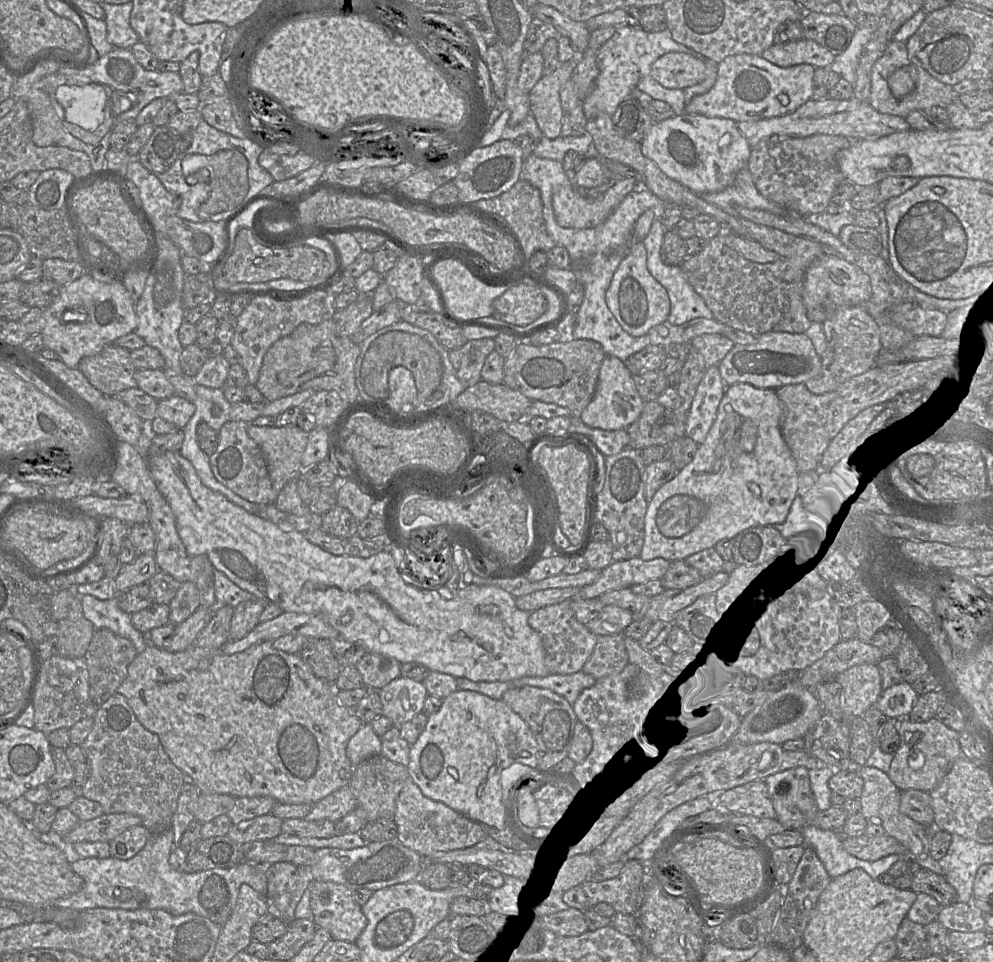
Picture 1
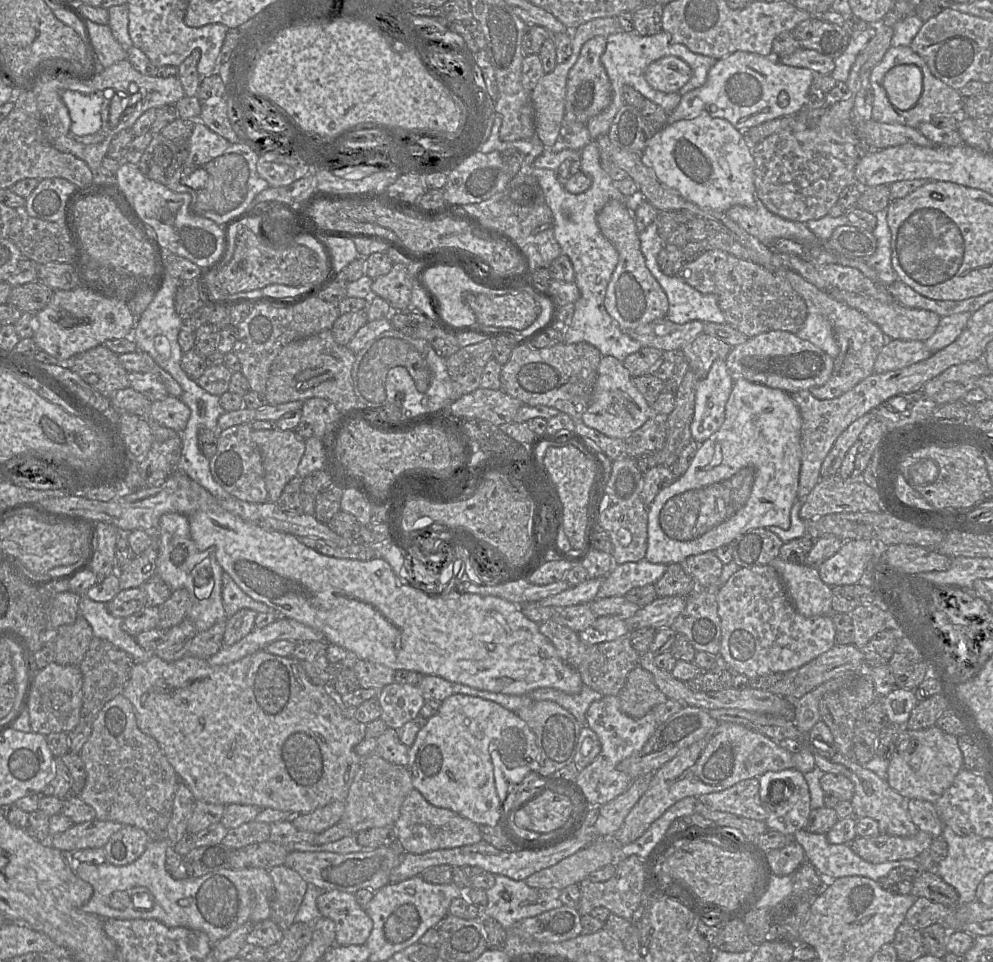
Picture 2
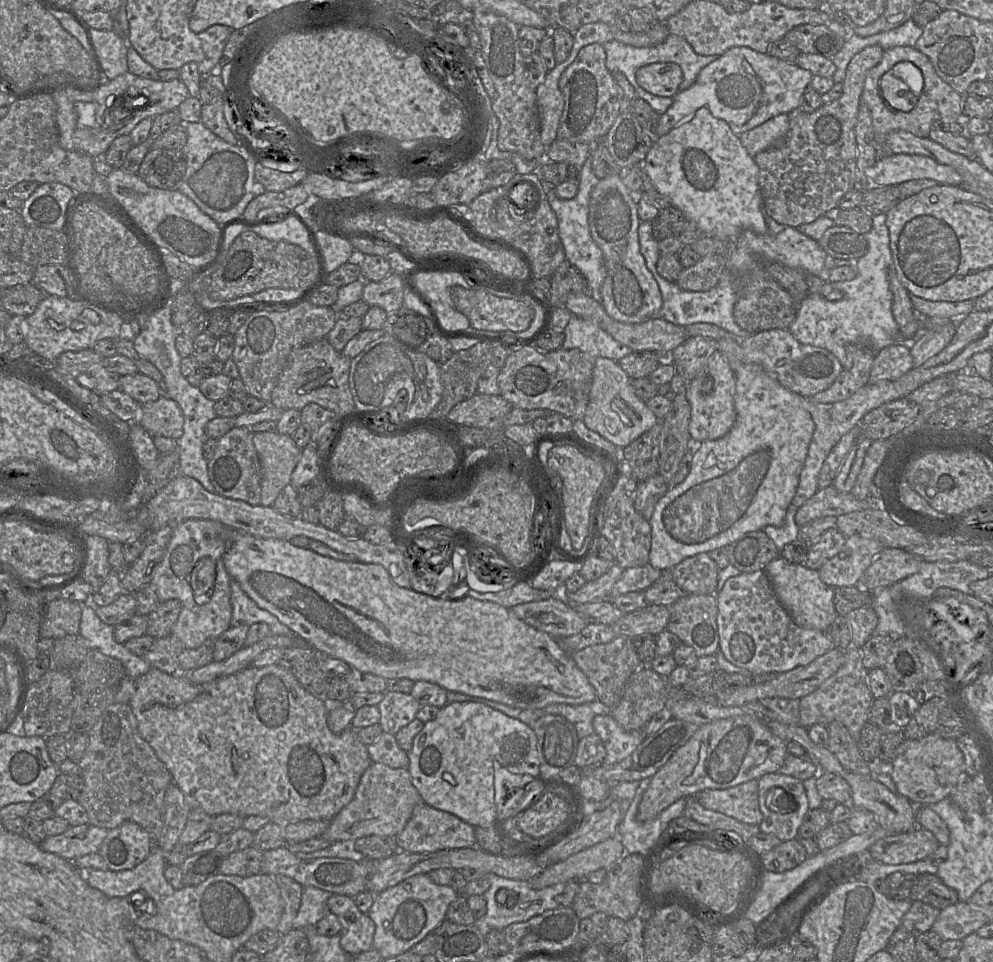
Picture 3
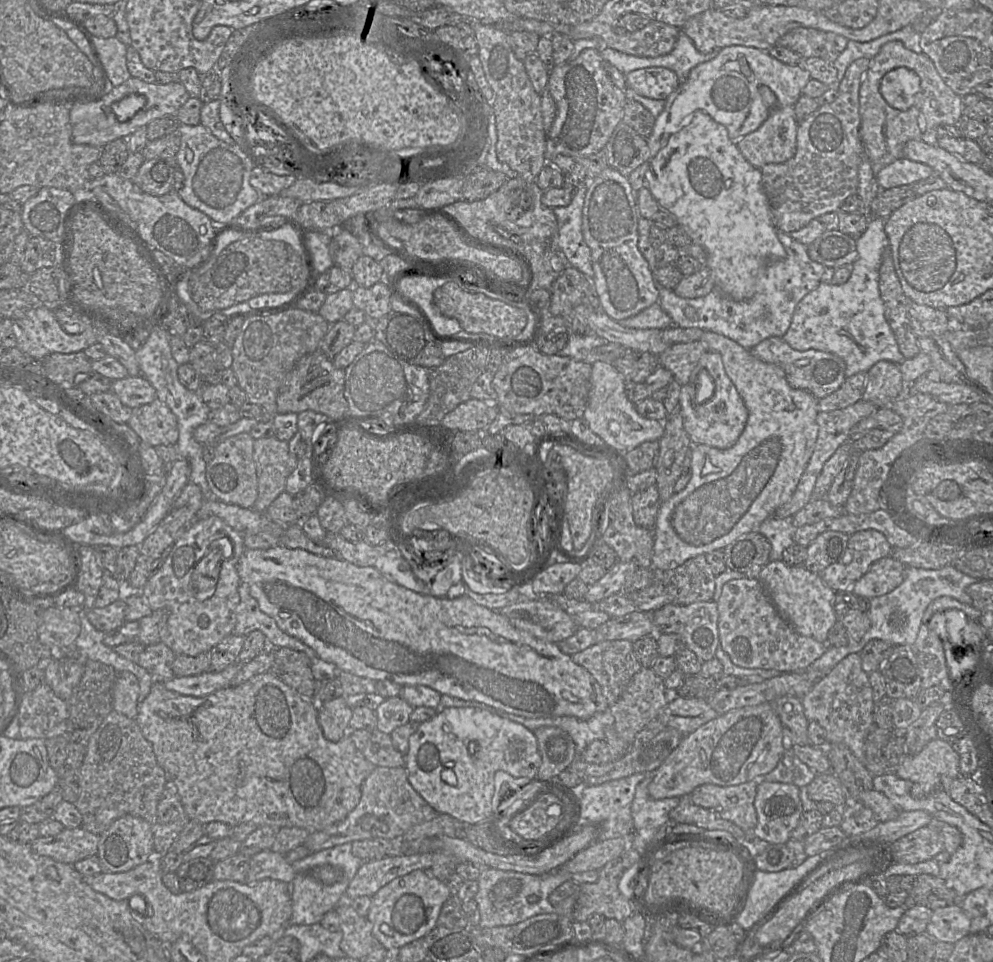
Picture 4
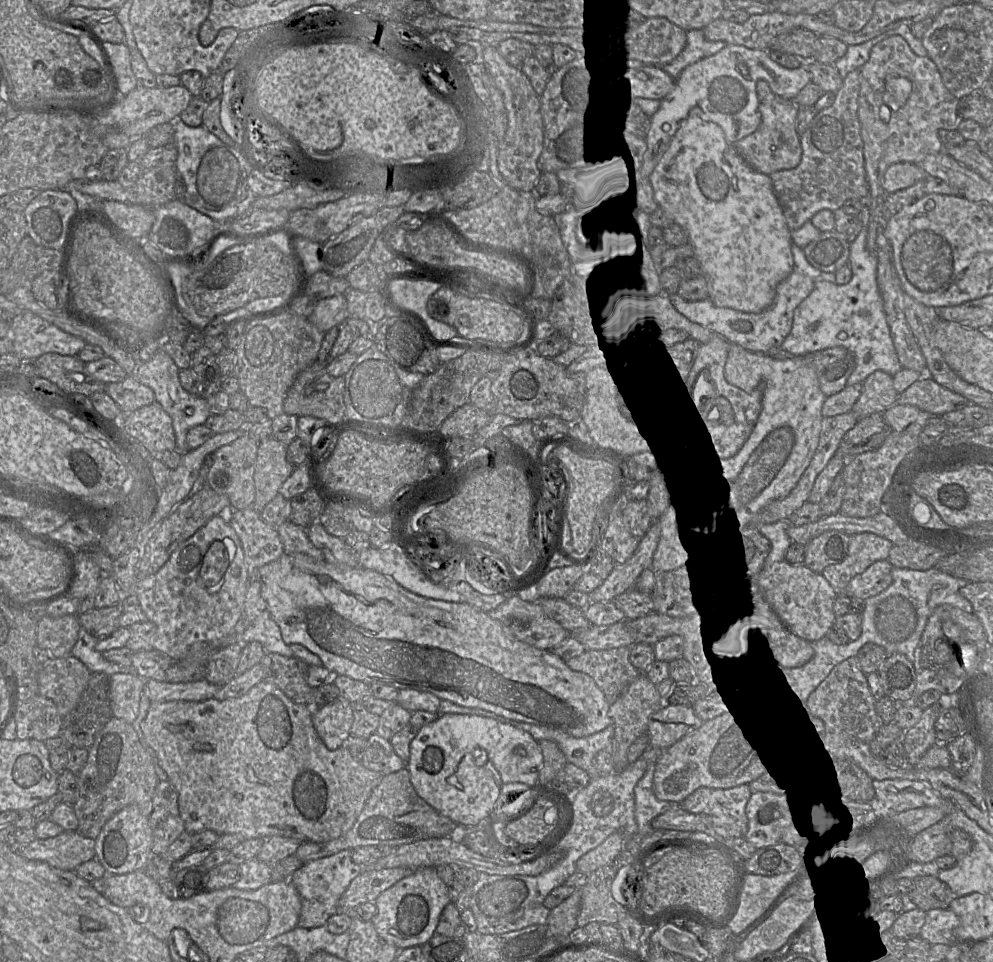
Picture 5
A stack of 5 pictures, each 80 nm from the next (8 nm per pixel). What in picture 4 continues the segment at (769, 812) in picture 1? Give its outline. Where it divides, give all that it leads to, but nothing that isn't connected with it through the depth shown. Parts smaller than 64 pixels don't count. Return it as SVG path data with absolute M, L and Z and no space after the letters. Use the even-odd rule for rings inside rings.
M757 781L726 787L704 784L697 787L690 798L695 805L718 813L743 831L753 832L757 825L754 807L757 786Z

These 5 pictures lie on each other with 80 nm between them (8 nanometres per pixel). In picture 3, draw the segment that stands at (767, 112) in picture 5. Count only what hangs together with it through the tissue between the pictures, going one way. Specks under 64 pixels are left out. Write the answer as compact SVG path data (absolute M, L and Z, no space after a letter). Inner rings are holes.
M790 113L779 114L740 135L742 145L753 158L760 152L778 145L789 131Z

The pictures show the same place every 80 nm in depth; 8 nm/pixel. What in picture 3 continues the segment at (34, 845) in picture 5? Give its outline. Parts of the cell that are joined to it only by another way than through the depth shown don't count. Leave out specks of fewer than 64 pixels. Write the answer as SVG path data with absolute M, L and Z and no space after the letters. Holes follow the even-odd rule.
M82 824L70 826L66 831L55 836L47 836L39 847L66 860L75 859L91 853L98 853L100 846L108 834L107 829Z

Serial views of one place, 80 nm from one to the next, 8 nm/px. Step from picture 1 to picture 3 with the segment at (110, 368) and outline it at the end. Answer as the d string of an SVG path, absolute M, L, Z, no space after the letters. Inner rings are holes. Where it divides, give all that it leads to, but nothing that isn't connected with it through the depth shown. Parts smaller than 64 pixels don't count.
M93 349L67 351L55 361L55 371L71 376L80 385L97 395L120 389L121 376L107 370L103 365L104 357Z

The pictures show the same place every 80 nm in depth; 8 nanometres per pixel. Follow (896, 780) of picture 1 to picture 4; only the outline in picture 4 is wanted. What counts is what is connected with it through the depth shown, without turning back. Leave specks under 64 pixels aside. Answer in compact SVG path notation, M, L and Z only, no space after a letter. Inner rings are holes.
M939 738L916 755L904 755L895 773L912 782L911 795L924 798L941 788L942 777L960 776L960 757L953 745Z

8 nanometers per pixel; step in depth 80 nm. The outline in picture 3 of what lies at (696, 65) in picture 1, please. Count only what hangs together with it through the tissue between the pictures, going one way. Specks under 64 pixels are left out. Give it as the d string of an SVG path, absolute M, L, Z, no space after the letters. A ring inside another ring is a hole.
M674 62L652 63L636 72L638 85L647 92L661 97L673 97L683 81L681 67Z

